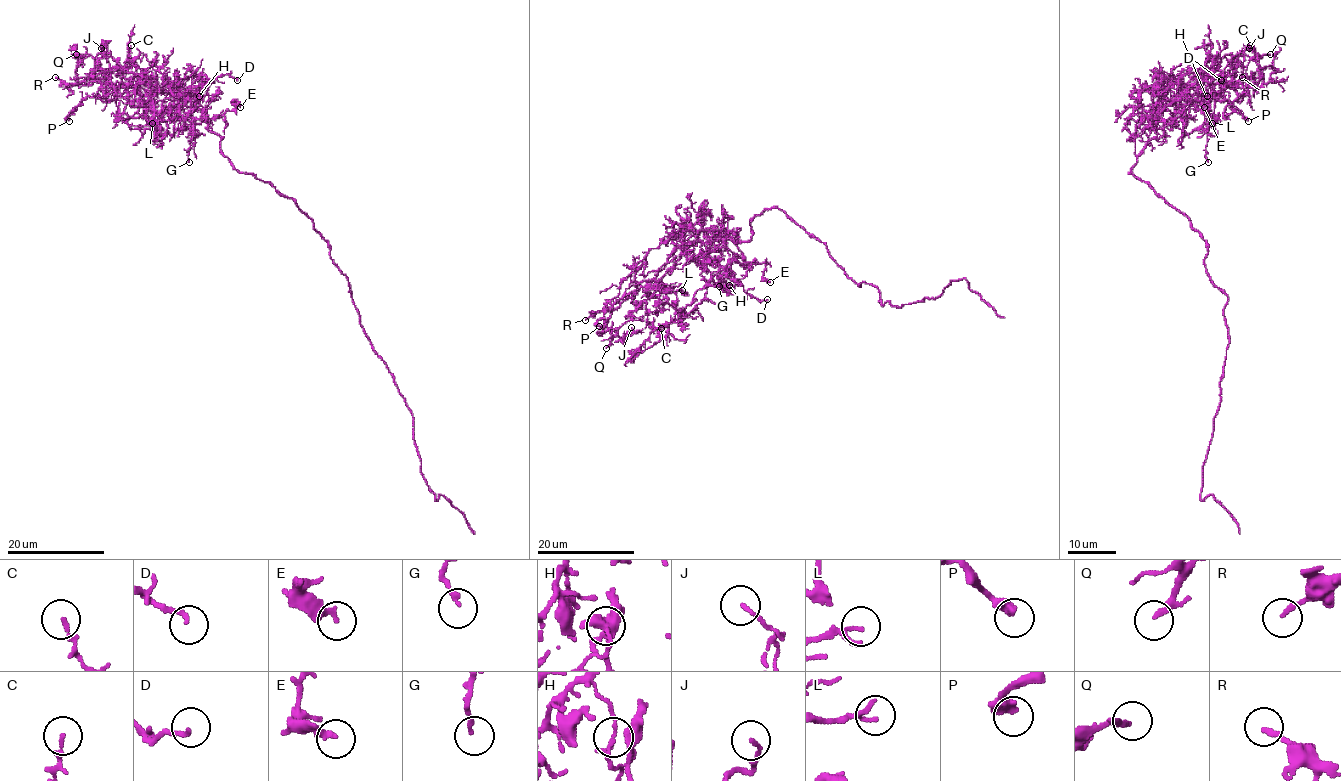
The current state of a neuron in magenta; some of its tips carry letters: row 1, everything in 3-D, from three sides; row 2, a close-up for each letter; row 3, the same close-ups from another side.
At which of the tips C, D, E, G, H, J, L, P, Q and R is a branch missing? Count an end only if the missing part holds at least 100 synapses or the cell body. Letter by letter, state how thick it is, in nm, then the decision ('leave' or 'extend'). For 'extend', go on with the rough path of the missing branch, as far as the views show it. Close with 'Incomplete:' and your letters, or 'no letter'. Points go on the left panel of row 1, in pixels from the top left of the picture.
C: calibre 140 nm; leave
D: calibre 180 nm; leave
E: calibre 280 nm; leave
G: calibre 140 nm; leave
H: calibre 140 nm; leave
J: calibre 130 nm; leave
L: calibre 130 nm; leave
P: calibre 480 nm; leave
Q: calibre 170 nm; leave
R: calibre 200 nm; leave
Incomplete: no letter

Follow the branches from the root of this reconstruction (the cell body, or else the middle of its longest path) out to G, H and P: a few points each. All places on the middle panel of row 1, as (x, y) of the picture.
G: (829, 254), (767, 208), (750, 221), (749, 240), (713, 240), (709, 258), (719, 270), (705, 286), (719, 286)
H: (829, 254), (782, 211), (767, 208), (750, 221), (749, 240), (713, 240), (709, 258), (735, 283), (729, 285)
P: (829, 254), (767, 208), (750, 221), (747, 241), (684, 245), (661, 279), (642, 281), (599, 326)

